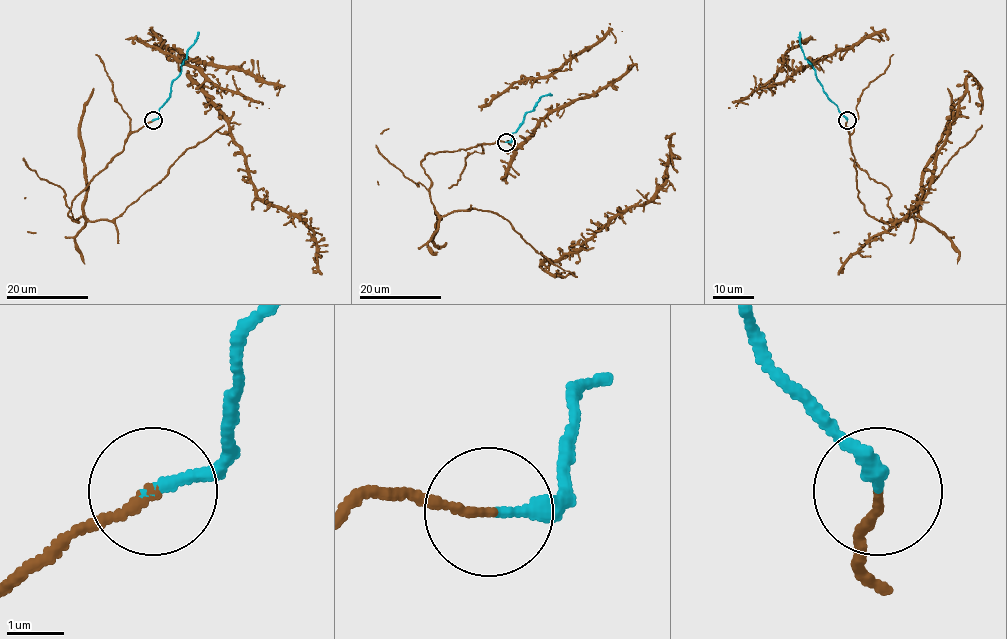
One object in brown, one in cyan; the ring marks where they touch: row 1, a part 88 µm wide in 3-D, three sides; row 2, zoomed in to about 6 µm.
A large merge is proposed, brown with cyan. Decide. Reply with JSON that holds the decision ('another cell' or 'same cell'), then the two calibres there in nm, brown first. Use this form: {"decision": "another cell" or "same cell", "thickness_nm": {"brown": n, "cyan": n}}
{"decision": "same cell", "thickness_nm": {"brown": 160, "cyan": 190}}

